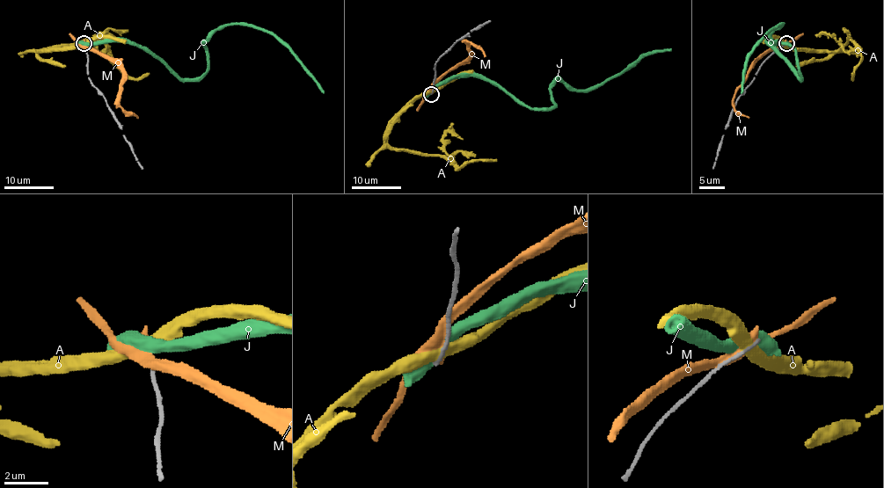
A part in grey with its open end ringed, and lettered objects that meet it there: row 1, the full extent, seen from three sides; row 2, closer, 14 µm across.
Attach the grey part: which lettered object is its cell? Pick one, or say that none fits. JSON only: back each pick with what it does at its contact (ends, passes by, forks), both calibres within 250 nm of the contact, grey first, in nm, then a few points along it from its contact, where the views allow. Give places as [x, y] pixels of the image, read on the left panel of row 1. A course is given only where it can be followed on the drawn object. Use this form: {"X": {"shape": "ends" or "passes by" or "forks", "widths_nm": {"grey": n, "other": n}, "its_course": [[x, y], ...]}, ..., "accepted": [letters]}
{"accepted": []}

